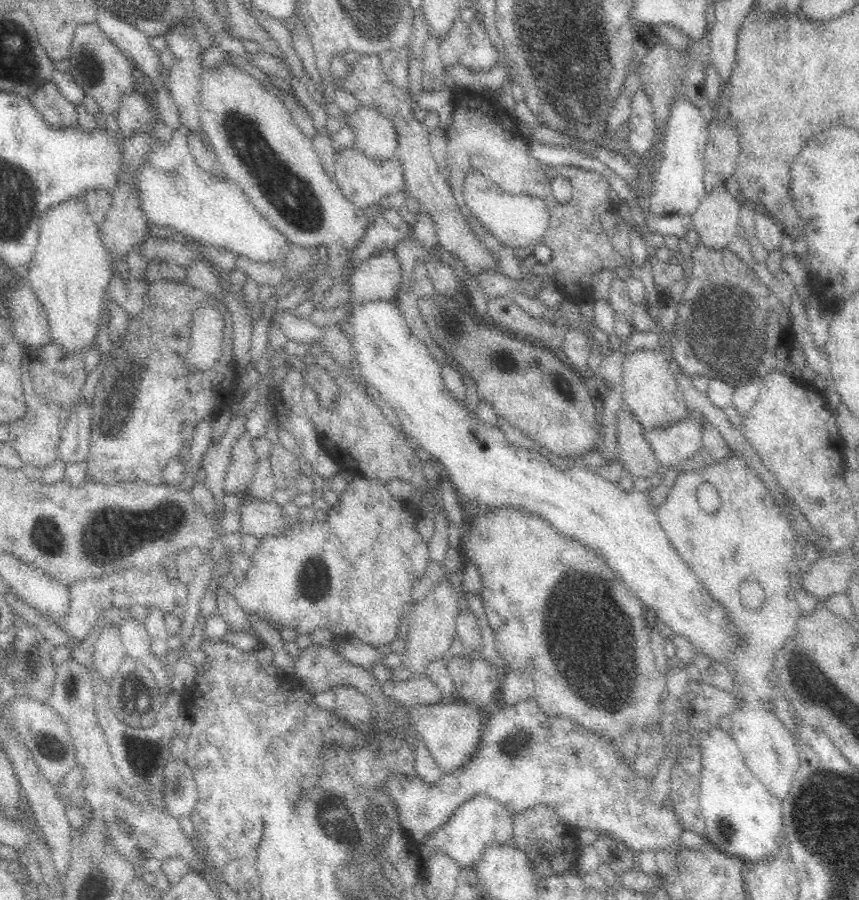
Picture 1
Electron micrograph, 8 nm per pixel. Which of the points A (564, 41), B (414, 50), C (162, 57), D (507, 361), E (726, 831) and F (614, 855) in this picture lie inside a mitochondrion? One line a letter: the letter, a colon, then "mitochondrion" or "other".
A: mitochondrion
B: other
C: other
D: mitochondrion
E: mitochondrion
F: other

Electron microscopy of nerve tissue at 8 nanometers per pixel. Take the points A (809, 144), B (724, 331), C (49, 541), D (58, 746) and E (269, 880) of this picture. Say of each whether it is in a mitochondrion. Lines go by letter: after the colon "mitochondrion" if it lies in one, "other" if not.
A: other
B: mitochondrion
C: mitochondrion
D: mitochondrion
E: other

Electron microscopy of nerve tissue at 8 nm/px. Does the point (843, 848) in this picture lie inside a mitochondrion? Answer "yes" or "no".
yes

